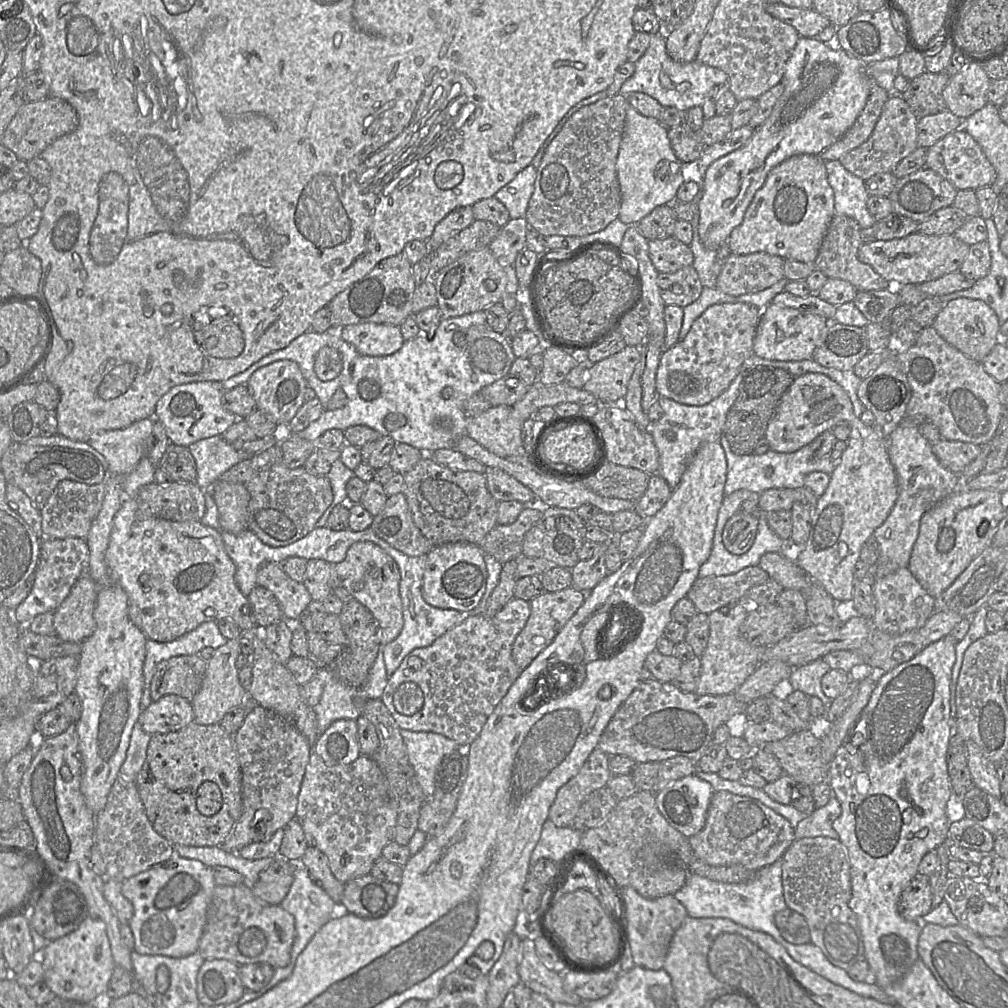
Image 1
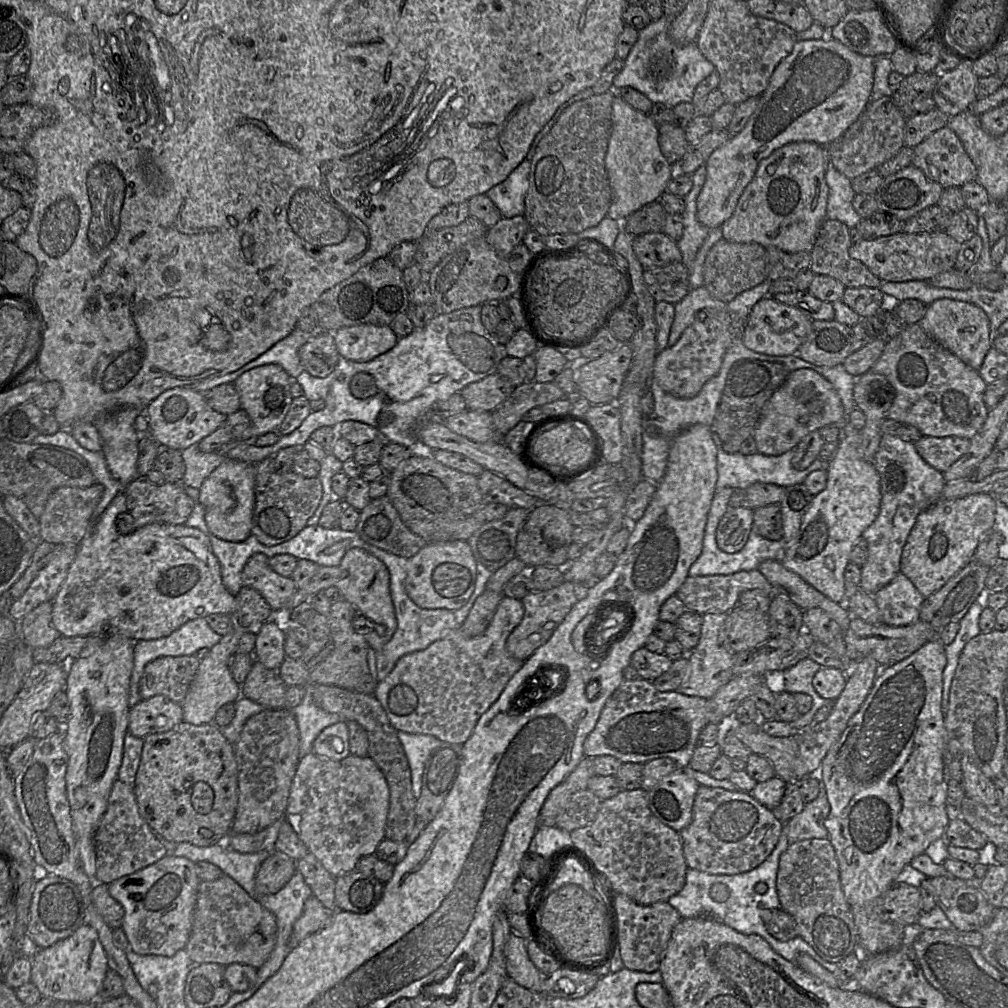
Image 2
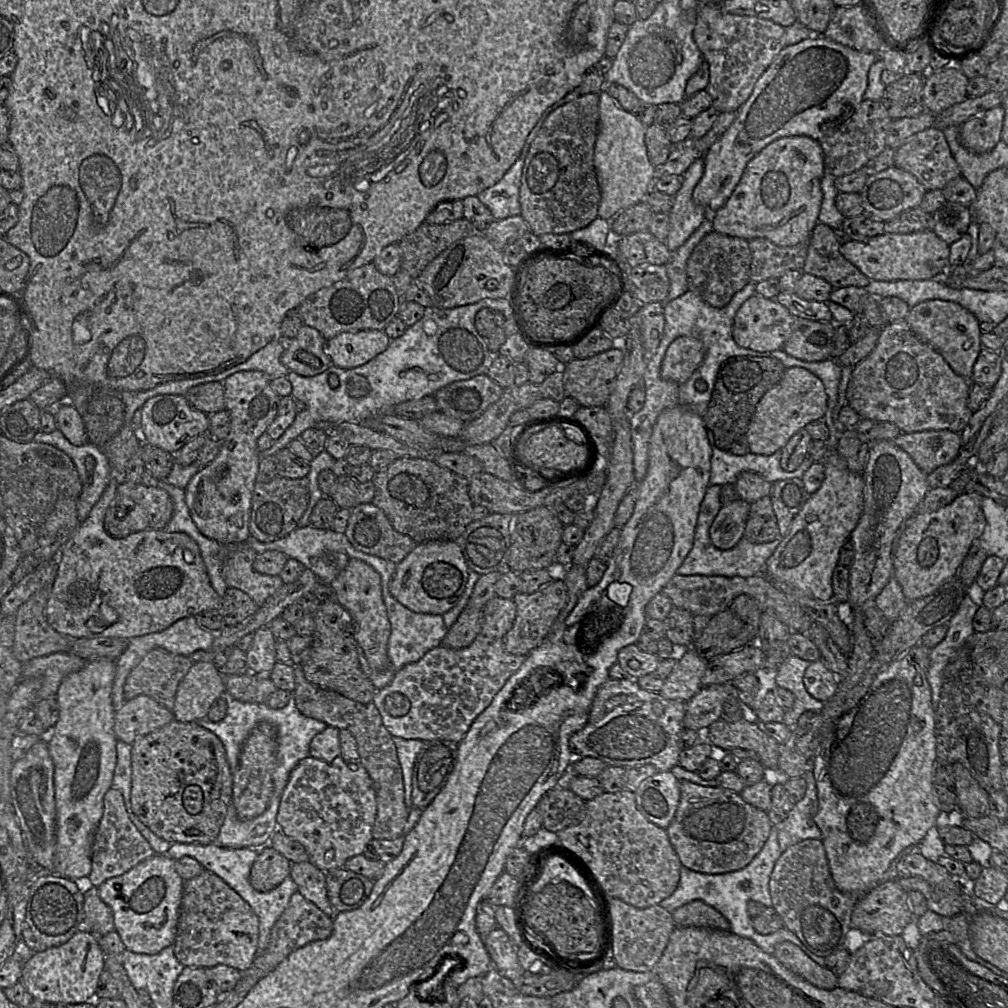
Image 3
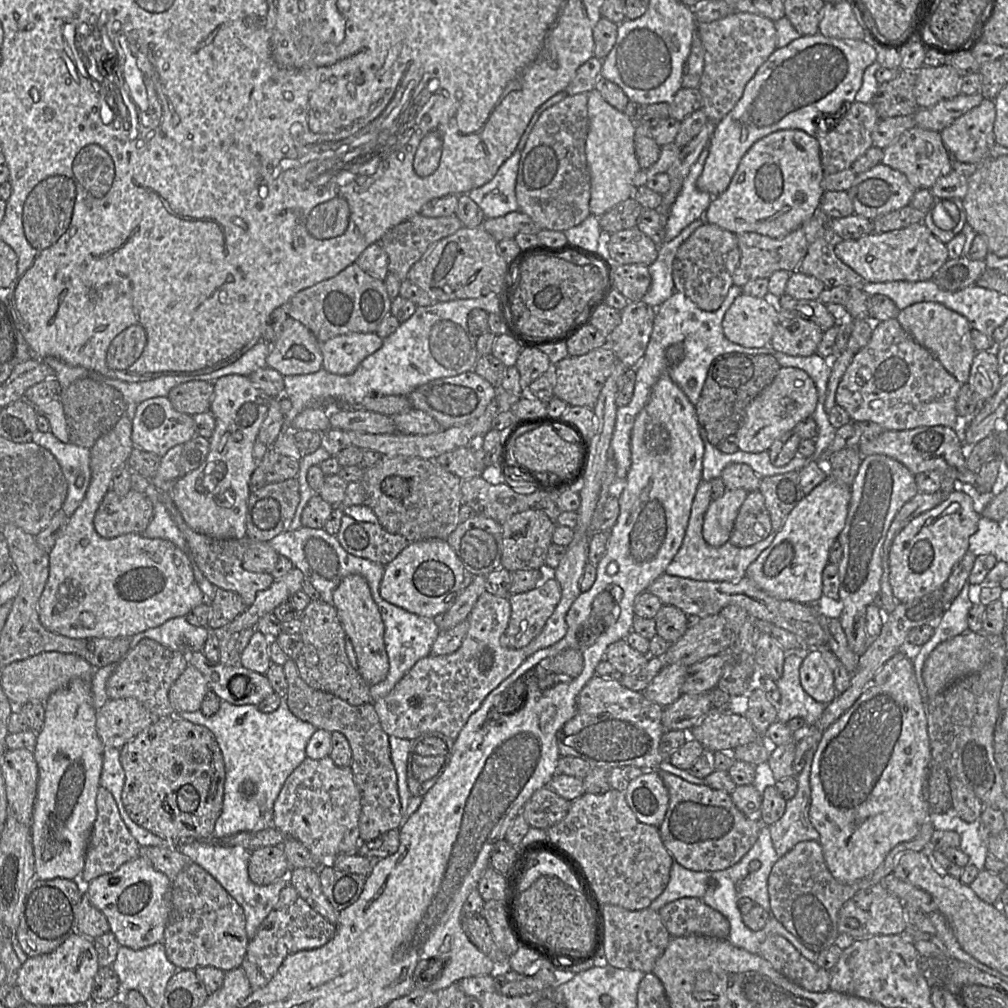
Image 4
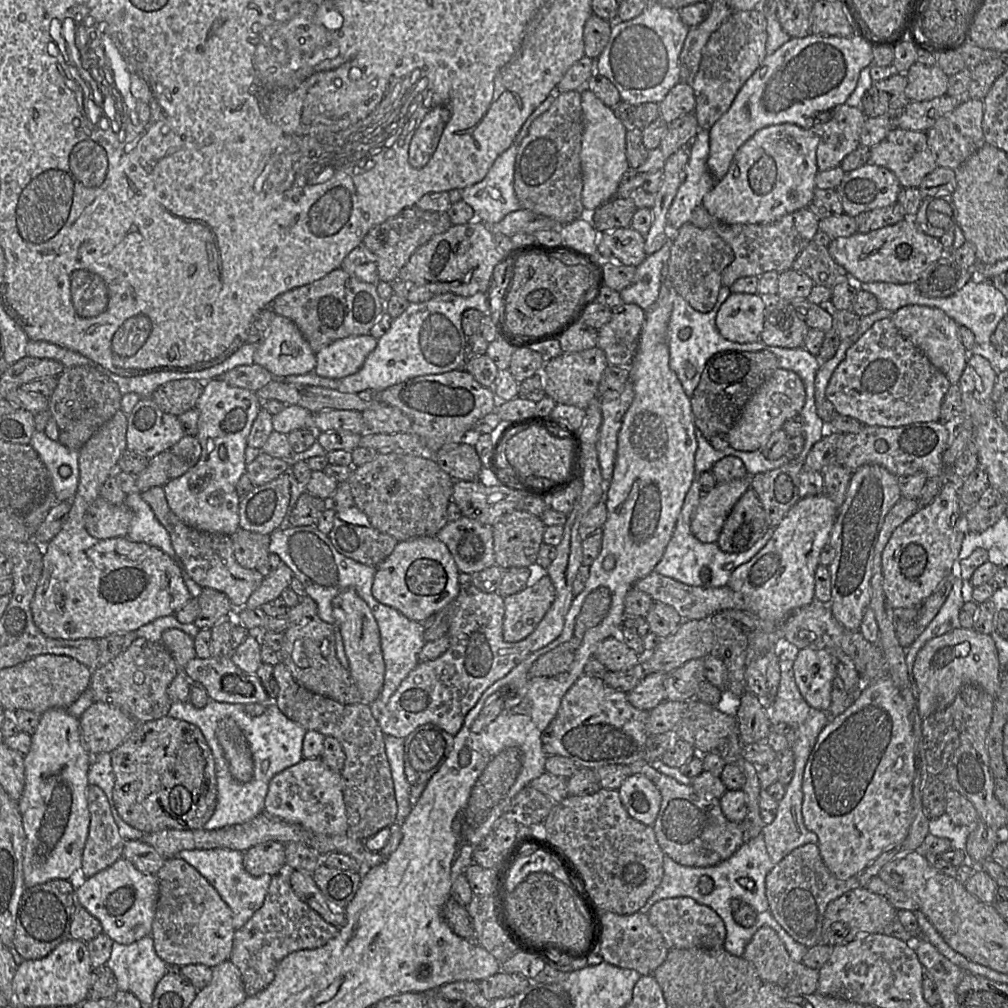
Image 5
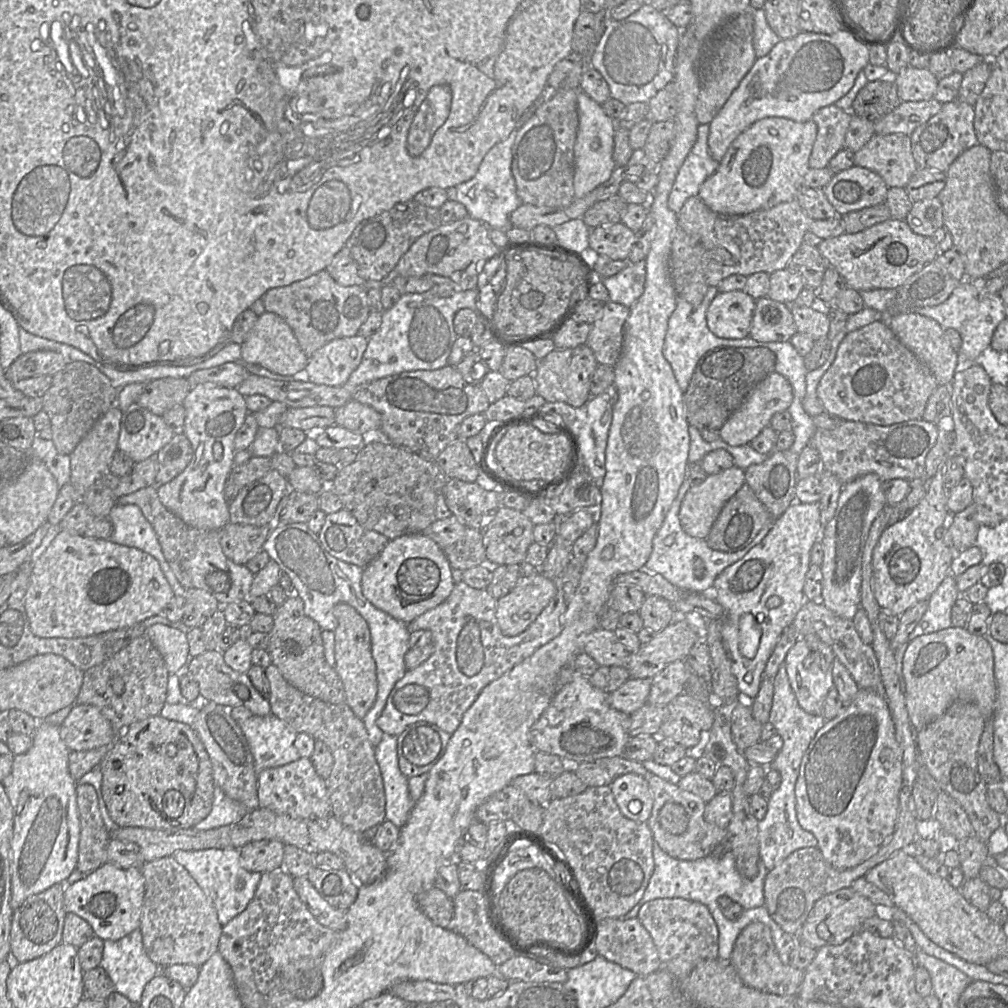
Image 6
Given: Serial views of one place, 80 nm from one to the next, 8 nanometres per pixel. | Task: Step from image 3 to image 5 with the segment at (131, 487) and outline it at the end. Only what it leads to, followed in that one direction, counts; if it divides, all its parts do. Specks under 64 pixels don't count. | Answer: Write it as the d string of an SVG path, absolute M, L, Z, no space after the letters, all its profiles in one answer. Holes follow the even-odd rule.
M98 497L91 503L84 515L87 532L99 539L126 536L133 511L124 503L113 504Z

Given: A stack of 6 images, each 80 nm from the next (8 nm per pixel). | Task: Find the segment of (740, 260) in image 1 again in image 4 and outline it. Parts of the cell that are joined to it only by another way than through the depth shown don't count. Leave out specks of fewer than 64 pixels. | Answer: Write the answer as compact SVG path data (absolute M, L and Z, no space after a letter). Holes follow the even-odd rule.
M705 222L678 248L672 265L677 292L685 294L700 309L716 311L733 285L733 274L740 261L737 234Z

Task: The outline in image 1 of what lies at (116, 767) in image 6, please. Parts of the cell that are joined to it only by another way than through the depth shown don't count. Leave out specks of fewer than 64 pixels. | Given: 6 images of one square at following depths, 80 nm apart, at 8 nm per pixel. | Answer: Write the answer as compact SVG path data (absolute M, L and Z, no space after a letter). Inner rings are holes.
M192 722L177 731L152 734L147 748L145 762L136 777L136 786L146 815L154 830L170 843L188 846L221 846L239 821L243 809L242 773L233 733L228 733L219 724L201 725Z

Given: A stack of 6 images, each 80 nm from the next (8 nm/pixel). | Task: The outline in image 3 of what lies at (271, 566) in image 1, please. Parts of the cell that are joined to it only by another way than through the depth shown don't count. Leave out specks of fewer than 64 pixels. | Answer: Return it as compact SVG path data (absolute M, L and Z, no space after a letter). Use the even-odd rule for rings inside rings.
M246 541L224 544L228 555L222 563L221 575L228 588L236 588L246 593L259 606L272 596L284 582L279 576L256 572L253 562L258 553Z

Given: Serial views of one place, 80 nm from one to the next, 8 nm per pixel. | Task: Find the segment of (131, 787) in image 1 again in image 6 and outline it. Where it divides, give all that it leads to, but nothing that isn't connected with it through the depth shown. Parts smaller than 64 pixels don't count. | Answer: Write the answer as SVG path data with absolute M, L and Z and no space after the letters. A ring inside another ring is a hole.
M90 784L77 785L80 820L77 870L92 873L108 862L110 831L101 816L96 789Z

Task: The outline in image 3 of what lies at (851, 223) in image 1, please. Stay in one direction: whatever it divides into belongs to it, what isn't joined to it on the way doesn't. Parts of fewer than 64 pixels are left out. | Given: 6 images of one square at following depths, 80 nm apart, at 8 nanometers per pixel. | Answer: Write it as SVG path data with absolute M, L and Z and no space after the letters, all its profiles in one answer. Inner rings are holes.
M818 223L809 240L802 271L823 278L834 288L866 287L871 279L841 254L842 241L839 232L826 224Z

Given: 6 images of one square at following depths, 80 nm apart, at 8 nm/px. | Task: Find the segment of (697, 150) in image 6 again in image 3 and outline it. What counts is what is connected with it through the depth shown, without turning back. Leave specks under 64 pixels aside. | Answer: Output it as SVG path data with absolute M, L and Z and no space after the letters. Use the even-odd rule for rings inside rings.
M704 156L696 159L683 175L680 190L675 194L674 203L668 213L670 219L670 231L665 241L670 251L675 251L691 234L701 225L704 219L710 219L711 212L697 205L693 200L693 191L700 181L704 170Z

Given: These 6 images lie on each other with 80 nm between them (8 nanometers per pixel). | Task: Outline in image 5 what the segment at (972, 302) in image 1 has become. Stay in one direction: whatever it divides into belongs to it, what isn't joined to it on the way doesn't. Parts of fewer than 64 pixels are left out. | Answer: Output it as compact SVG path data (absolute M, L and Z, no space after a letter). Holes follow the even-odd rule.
M922 305L902 307L892 313L890 319L901 335L917 347L947 377L951 385L958 384L970 354L961 342L958 323L941 309Z

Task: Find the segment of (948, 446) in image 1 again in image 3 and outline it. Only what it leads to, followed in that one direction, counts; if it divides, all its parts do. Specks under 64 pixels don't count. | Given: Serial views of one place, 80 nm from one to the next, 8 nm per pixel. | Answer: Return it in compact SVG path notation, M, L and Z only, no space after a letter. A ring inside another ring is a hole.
M948 429L901 433L891 440L906 451L916 465L926 474L954 461L959 455L962 445L962 436L960 433Z

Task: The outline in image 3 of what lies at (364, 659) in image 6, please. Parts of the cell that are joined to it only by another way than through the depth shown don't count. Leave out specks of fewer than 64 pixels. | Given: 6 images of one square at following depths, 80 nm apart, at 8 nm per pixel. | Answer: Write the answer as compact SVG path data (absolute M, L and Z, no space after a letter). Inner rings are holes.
M350 559L346 567L330 586L336 593L337 602L348 612L354 622L354 638L373 671L381 672L388 666L387 645L391 626L382 598L381 578L377 571L359 559Z

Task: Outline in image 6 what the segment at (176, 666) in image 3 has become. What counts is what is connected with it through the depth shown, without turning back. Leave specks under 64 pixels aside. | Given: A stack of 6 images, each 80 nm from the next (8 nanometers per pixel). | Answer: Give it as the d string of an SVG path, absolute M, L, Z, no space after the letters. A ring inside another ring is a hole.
M141 635L112 656L107 657L100 664L84 671L83 682L76 697L75 704L90 704L96 706L102 715L106 717L112 726L122 732L127 726L150 716L159 715L166 704L168 678L170 672L166 667L163 656L145 635ZM119 676L123 679L124 690L120 694L113 692L111 679Z

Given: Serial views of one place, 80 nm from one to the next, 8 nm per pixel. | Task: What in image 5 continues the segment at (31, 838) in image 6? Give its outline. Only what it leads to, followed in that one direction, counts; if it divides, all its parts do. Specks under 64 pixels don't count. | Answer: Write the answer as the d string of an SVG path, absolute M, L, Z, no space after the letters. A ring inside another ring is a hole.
M50 708L41 714L37 729L31 735L31 747L28 753L24 755L25 785L23 794L18 801L18 807L22 816L23 828L26 837L23 857L23 875L26 888L55 879L70 880L74 872L81 868L83 851L90 824L90 813L88 809L86 790L89 785L88 772L91 766L91 758L92 755L85 750L81 741L79 718L70 715L64 708Z

